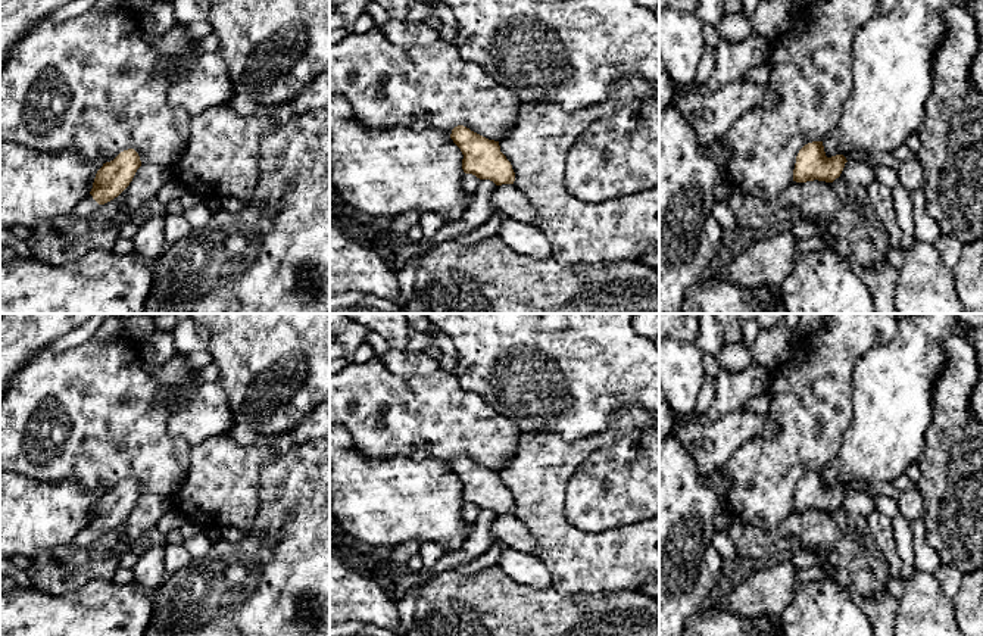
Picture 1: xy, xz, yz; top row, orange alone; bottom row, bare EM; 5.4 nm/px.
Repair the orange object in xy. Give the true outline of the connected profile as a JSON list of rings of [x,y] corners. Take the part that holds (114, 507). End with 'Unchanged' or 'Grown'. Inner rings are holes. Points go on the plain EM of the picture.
[[[134,478],[121,481],[113,490],[97,501],[91,521],[71,542],[74,546],[90,546],[100,534],[118,527],[132,511],[141,496]]]. Grown

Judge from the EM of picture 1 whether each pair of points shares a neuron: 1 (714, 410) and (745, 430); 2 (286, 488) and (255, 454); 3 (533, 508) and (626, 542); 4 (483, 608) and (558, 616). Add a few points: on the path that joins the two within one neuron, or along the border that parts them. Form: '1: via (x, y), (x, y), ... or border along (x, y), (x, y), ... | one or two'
1: border along (743, 407), (715, 418), (707, 415) | two
2: border along (295, 445), (261, 468), (256, 498) | two
3: via (556, 532), (568, 543), (602, 543) | one
4: via (502, 616), (539, 616) | one

